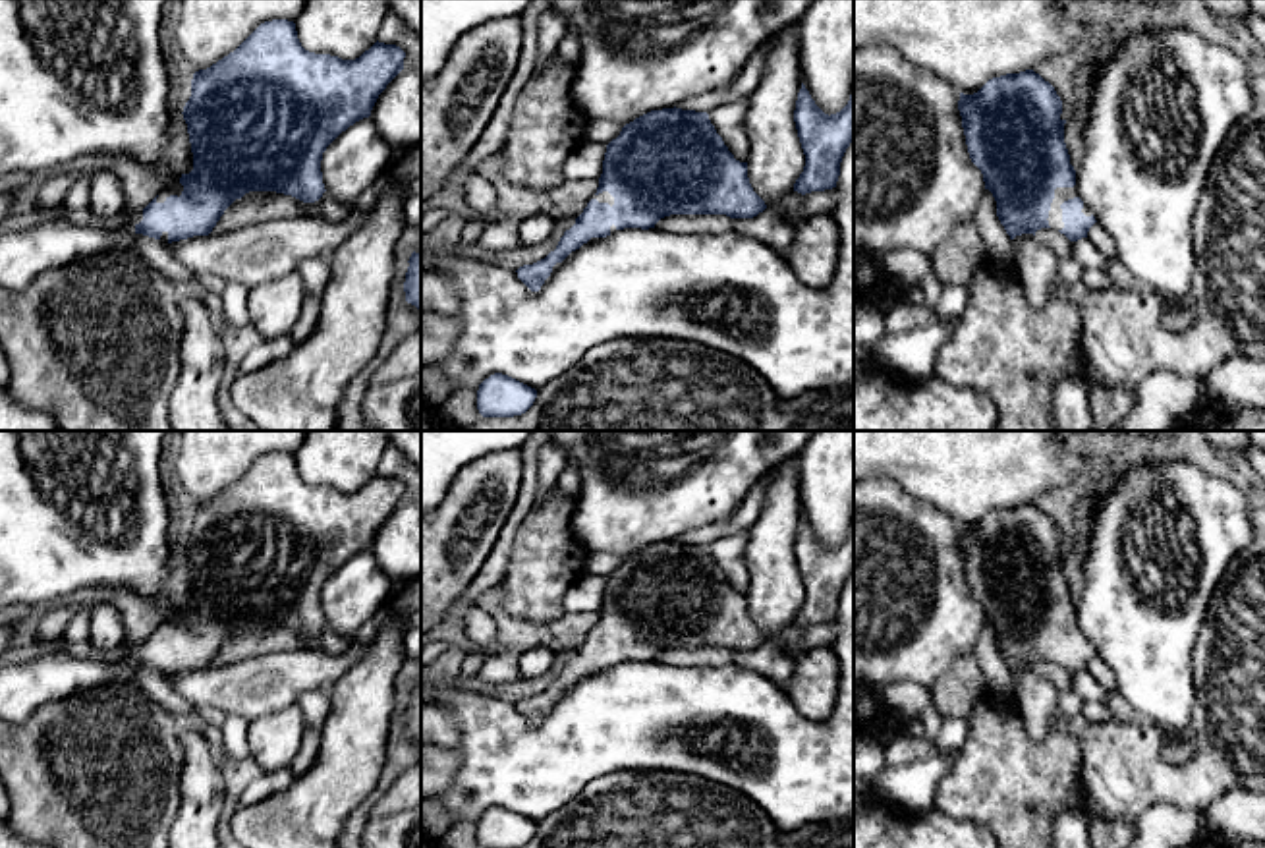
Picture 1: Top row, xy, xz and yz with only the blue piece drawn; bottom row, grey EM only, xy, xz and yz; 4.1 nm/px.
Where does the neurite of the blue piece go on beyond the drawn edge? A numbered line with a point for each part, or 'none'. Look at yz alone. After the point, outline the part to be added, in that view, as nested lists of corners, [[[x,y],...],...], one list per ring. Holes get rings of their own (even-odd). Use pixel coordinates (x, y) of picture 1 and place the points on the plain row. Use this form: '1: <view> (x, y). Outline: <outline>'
1: yz (1061, 626). Outline: [[[1078,618],[1054,622],[1054,632],[1051,636],[1051,643],[1049,643],[1049,651],[1047,651],[1051,661],[1054,661],[1054,663],[1064,661],[1060,637],[1074,630],[1078,630]]]

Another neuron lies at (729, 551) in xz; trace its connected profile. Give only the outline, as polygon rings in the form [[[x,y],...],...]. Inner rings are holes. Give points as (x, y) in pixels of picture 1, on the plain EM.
[[[747,531],[728,533],[709,545],[709,552],[717,566],[740,595],[747,595],[749,591],[749,574],[744,560],[745,545]]]

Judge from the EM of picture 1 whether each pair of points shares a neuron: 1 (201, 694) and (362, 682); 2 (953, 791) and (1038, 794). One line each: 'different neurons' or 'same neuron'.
1: different neurons
2: same neuron

